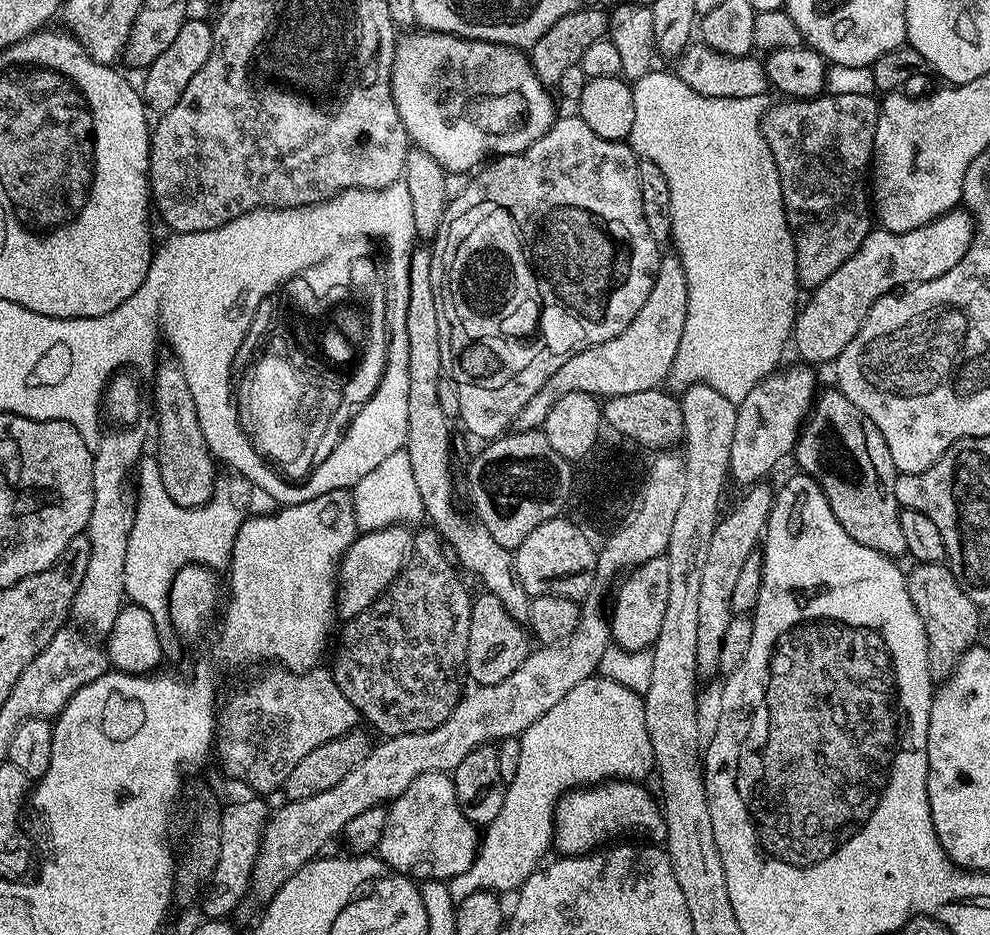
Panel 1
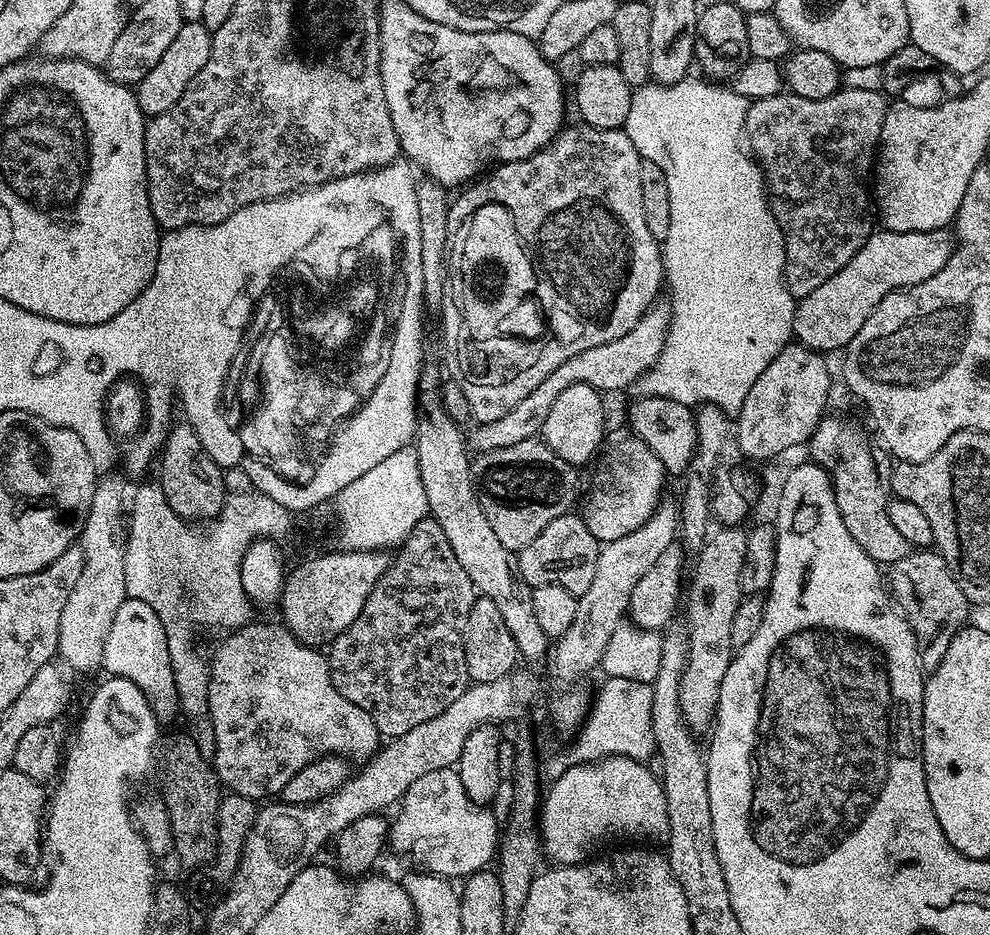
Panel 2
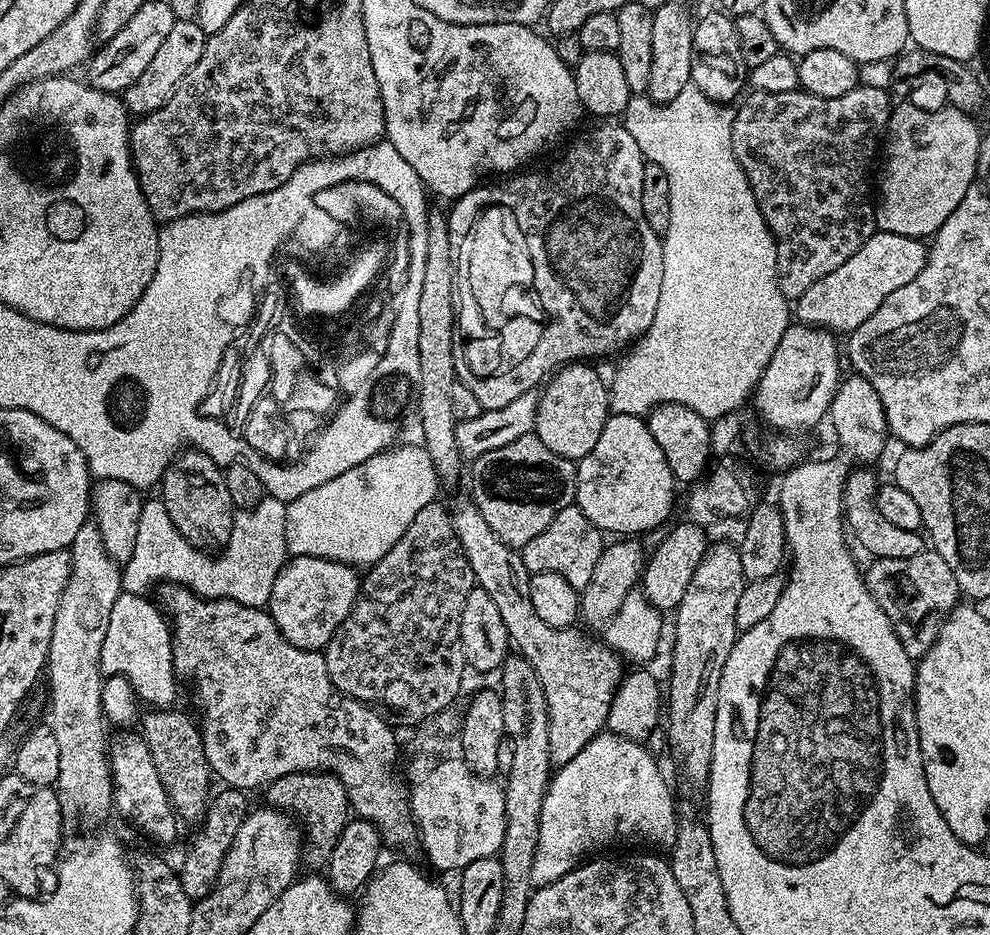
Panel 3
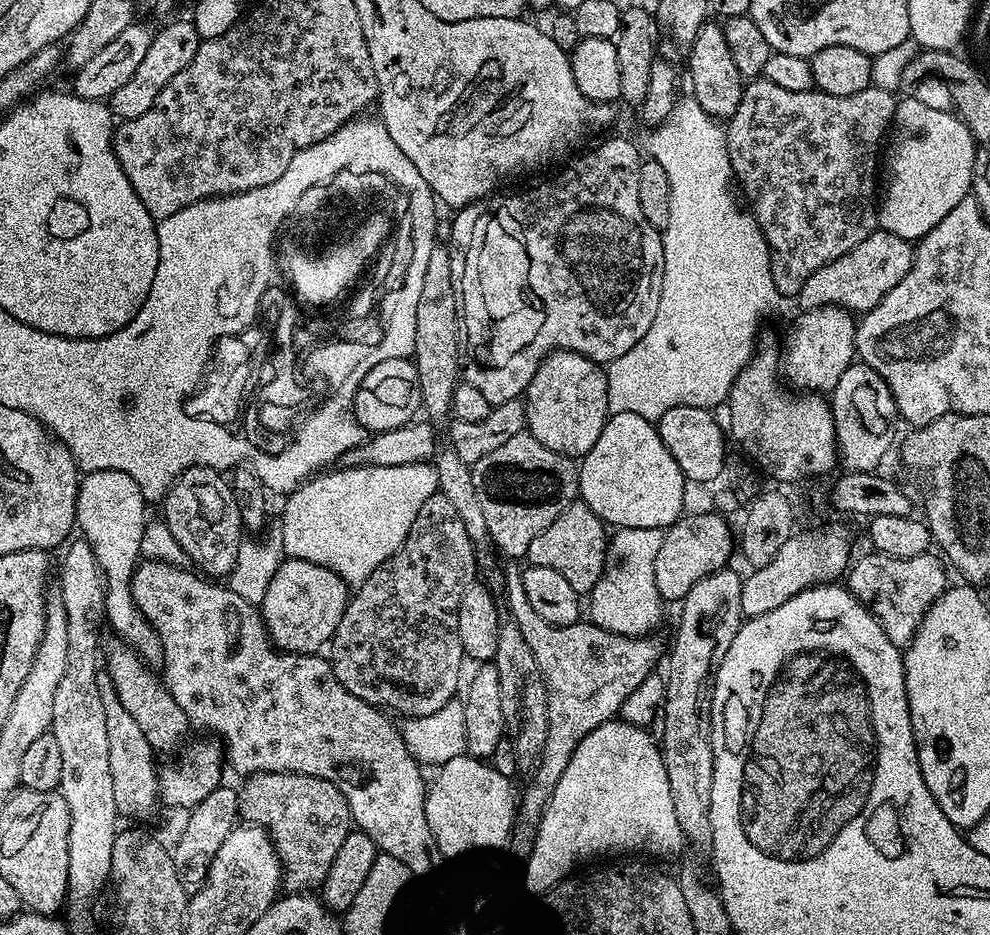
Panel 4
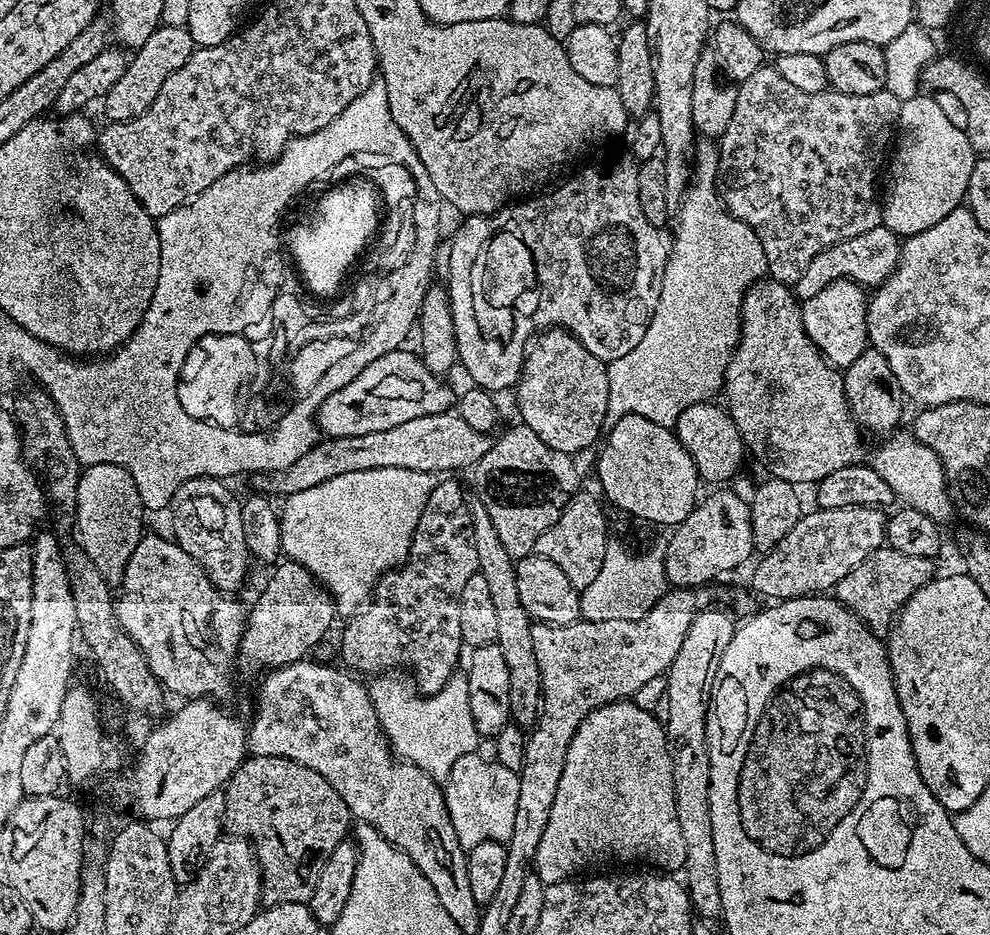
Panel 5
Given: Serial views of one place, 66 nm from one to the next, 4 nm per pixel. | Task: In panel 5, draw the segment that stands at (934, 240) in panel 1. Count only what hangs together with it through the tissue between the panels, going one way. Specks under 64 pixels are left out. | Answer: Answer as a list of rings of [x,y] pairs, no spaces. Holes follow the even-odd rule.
[[[878,227],[874,230],[866,230],[866,234],[858,234],[858,238],[846,238],[846,242],[838,242],[810,262],[806,270],[802,270],[802,278],[794,285],[794,292],[801,301],[814,298],[814,294],[826,290],[830,282],[839,280],[853,280],[855,284],[861,286],[879,286],[898,266],[900,257],[901,237],[894,235],[889,228]]]

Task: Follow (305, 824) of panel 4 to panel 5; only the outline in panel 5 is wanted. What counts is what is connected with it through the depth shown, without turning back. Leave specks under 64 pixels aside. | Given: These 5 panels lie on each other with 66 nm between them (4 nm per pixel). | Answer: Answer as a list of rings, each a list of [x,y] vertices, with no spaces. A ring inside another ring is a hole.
[[[249,755],[228,779],[223,793],[226,798],[224,832],[248,841],[256,851],[256,860],[260,863],[262,873],[260,895],[263,903],[307,904],[310,894],[314,894],[314,882],[318,882],[318,874],[326,858],[330,858],[330,850],[345,843],[347,837],[344,835],[348,832],[350,817],[346,802],[342,802],[338,790],[334,790],[334,786],[330,786],[322,774],[306,766],[298,766],[298,762]]]

